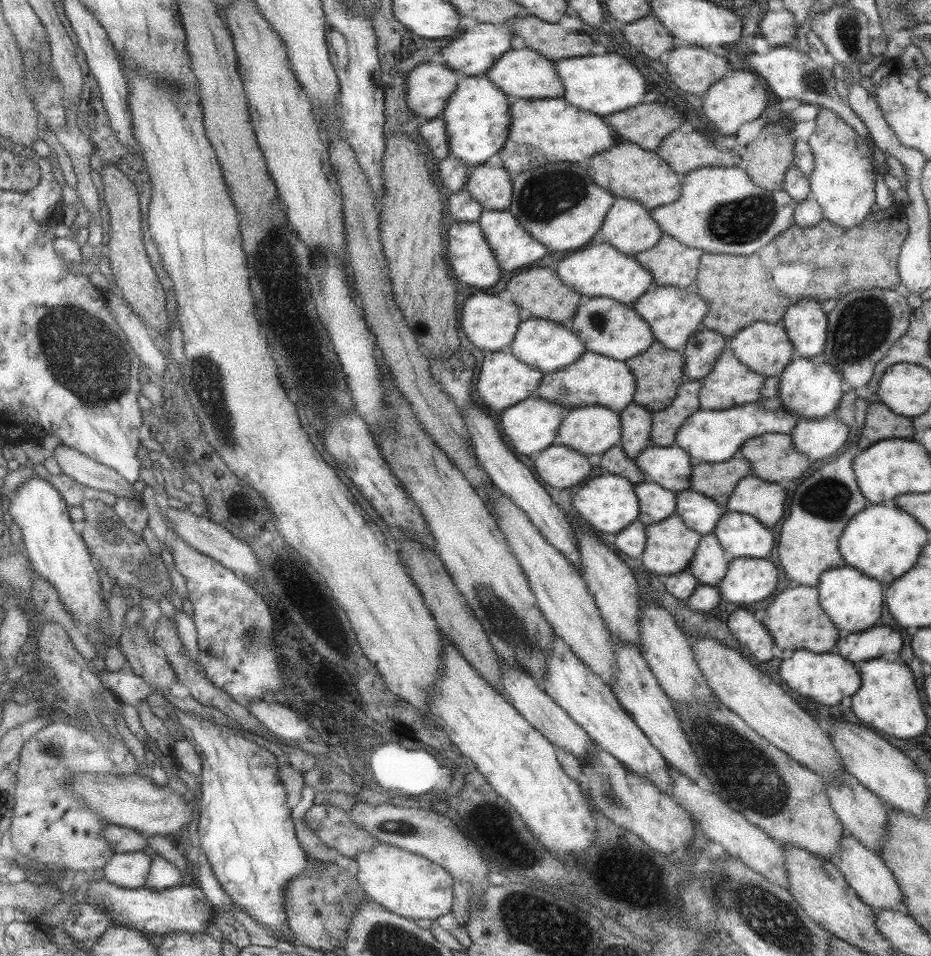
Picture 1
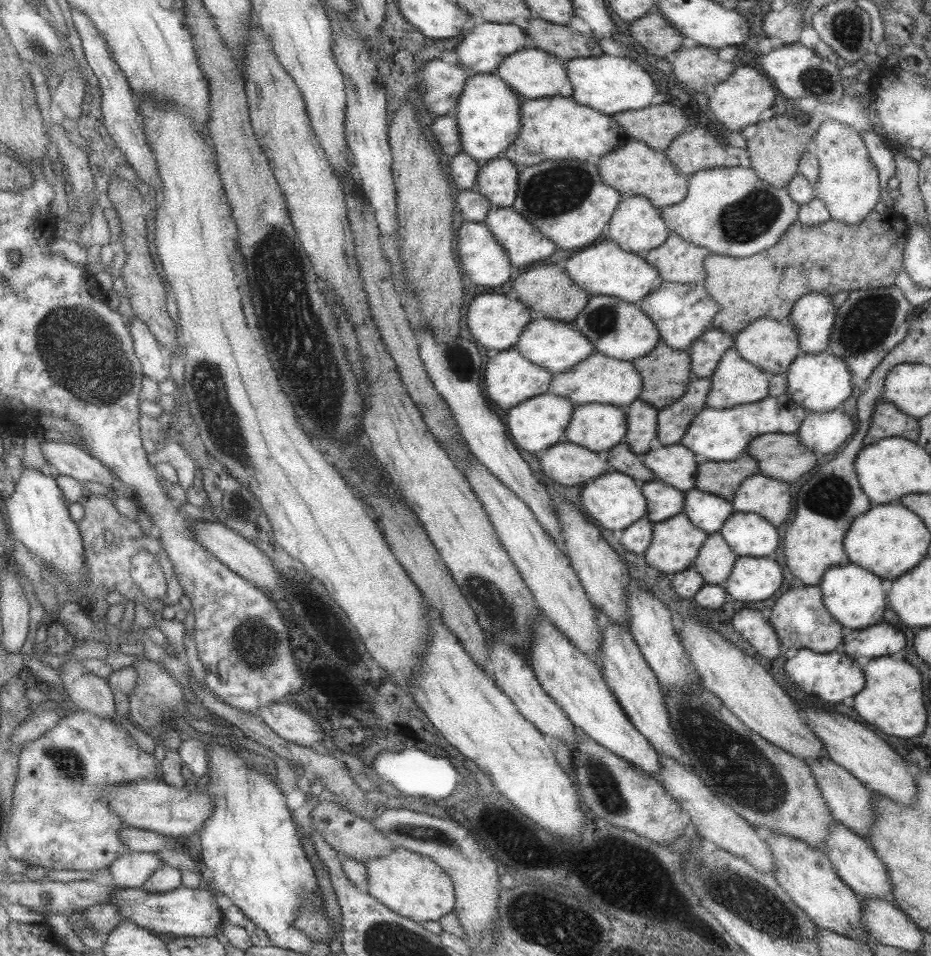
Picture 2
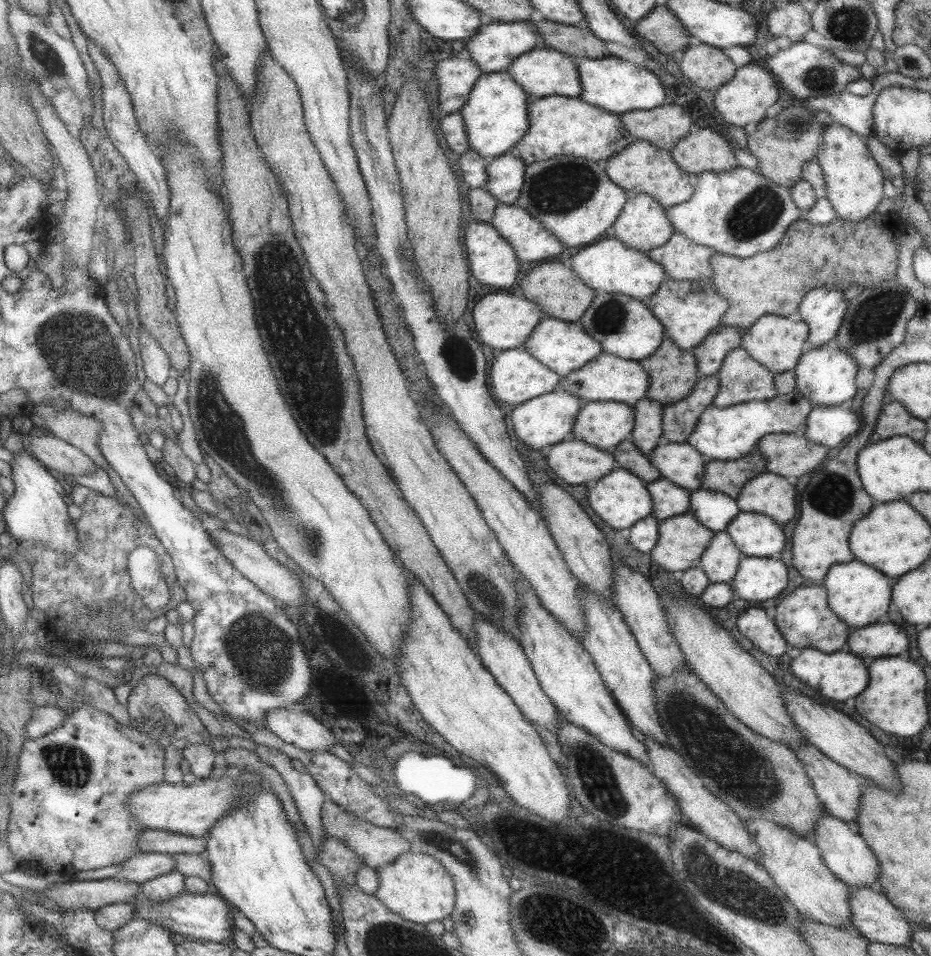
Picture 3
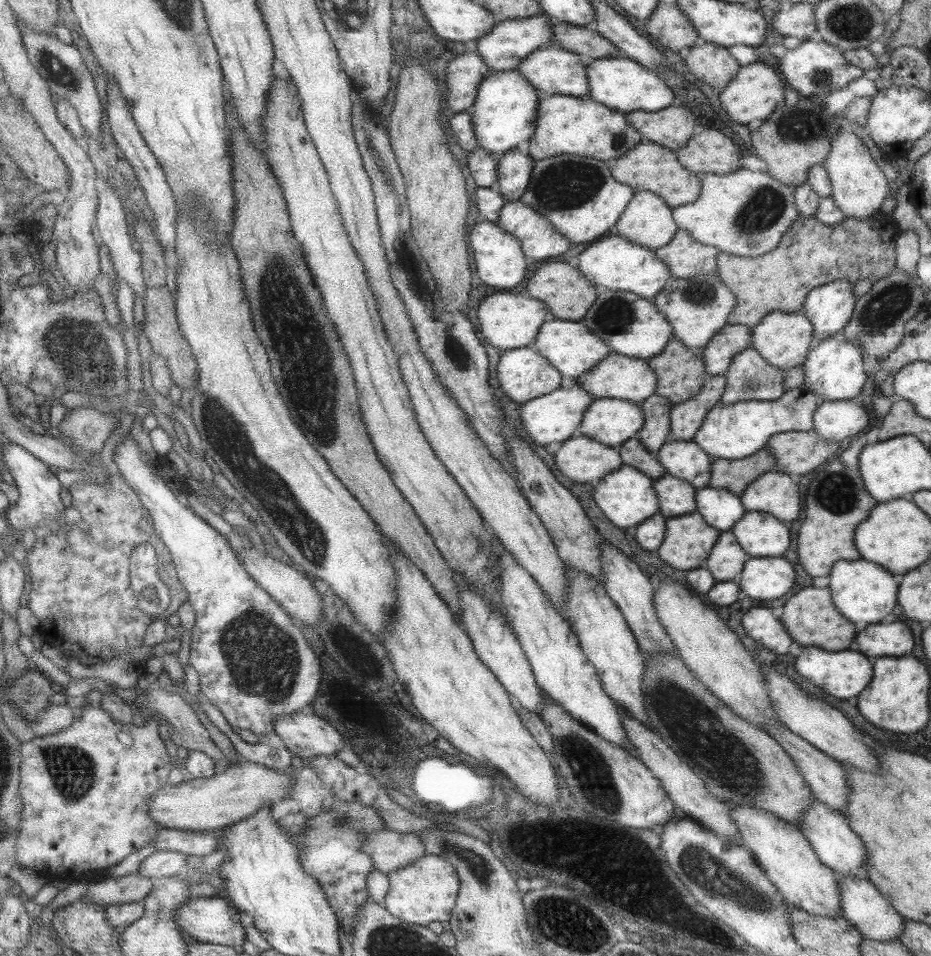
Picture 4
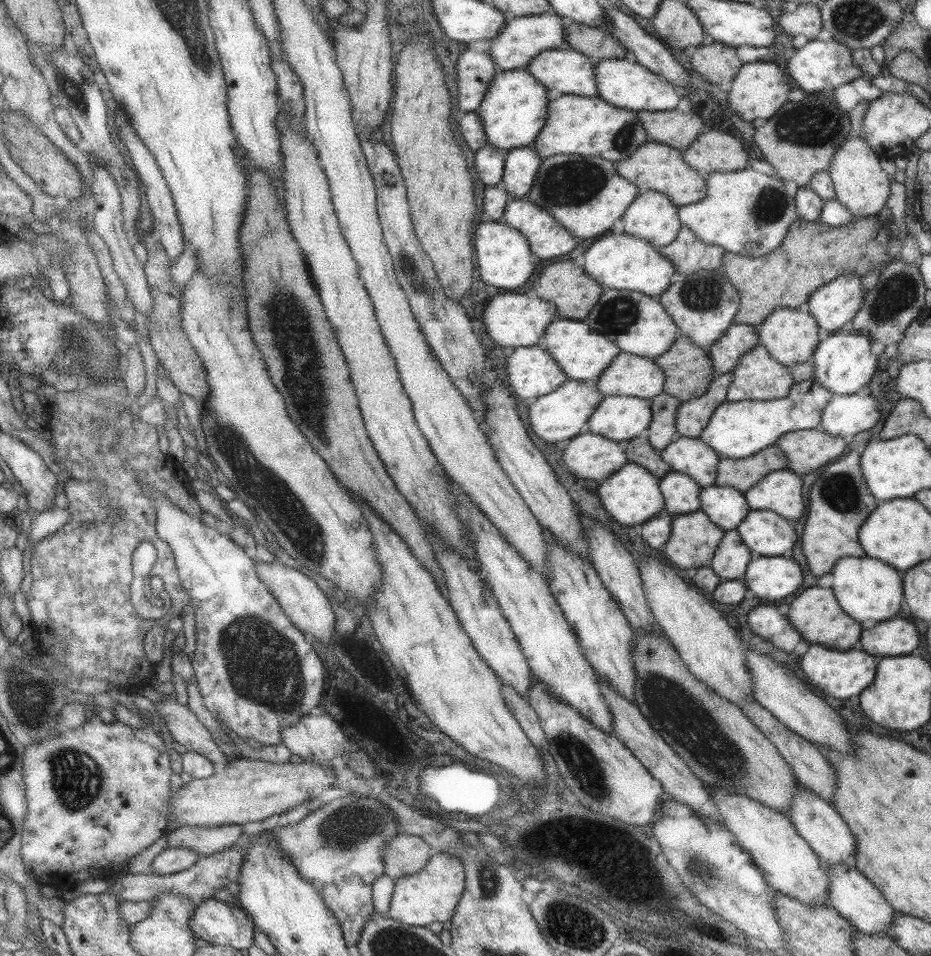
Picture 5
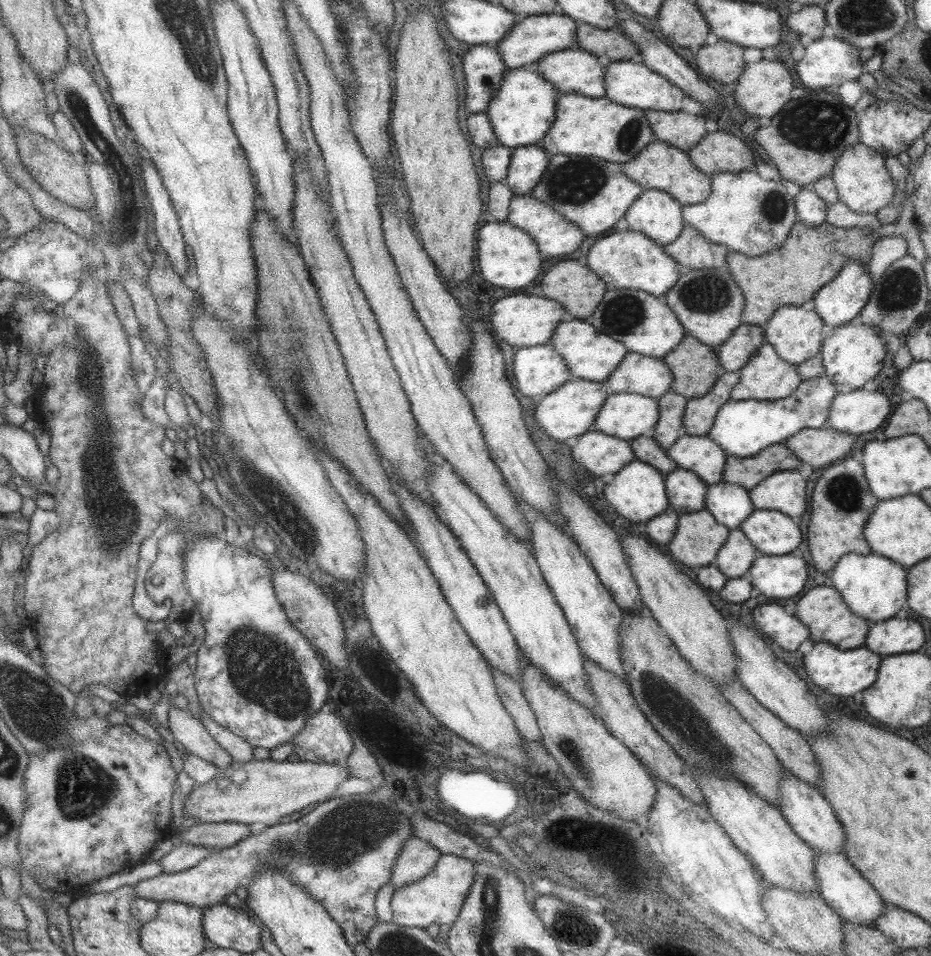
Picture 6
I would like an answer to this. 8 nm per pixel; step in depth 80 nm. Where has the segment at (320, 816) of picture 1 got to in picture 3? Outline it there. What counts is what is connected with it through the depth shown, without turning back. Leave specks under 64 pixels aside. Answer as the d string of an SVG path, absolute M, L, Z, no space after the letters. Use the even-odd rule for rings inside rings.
M330 798L323 805L321 816L324 830L355 852L368 867L385 866L400 854L411 851L409 843L401 838L401 835L397 834L395 830L381 828L364 820L354 819L350 813L340 808Z

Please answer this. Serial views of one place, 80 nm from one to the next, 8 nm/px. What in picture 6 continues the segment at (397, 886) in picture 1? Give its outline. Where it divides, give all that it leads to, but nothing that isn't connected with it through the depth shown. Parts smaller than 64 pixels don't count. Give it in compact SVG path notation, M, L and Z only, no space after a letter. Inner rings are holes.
M441 853L433 868L419 880L394 889L390 900L392 920L404 927L423 927L431 924L451 924L458 915L463 899L473 882L474 863L454 854Z

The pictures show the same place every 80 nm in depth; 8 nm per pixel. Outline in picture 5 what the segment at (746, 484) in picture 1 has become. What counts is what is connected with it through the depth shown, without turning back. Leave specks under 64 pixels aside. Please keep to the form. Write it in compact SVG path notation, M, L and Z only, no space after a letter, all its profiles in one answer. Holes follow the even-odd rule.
M787 468L771 471L748 488L743 496L751 511L773 511L790 523L795 523L805 508L801 496L801 480L800 475Z

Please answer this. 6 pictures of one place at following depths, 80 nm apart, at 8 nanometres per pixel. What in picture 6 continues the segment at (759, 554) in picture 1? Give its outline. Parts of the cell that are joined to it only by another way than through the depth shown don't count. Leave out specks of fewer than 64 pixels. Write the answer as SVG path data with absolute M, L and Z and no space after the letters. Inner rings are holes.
M753 509L738 529L764 555L789 554L801 542L797 520L779 511Z

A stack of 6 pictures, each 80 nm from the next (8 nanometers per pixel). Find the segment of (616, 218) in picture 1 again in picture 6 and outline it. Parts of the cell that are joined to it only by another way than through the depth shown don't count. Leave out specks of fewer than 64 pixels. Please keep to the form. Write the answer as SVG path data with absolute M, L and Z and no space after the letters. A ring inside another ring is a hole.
M643 189L624 217L628 230L640 232L663 247L673 242L685 225L682 208L666 192Z

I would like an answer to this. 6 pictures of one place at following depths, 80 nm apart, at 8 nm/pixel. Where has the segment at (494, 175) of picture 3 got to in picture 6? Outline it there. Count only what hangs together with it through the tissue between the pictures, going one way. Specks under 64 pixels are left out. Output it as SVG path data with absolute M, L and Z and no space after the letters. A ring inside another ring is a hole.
M537 144L516 147L511 154L507 176L503 183L514 195L527 195L541 180L543 170L547 168L547 162L549 162L549 156Z

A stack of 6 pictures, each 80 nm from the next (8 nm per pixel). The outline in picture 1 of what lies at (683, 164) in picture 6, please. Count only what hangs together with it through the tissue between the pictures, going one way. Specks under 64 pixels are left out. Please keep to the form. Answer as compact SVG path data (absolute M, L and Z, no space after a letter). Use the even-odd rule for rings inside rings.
M622 141L607 151L595 154L588 168L593 183L609 192L614 199L639 201L647 211L679 199L683 175L671 171L665 160L659 159L659 154L645 151L633 142Z

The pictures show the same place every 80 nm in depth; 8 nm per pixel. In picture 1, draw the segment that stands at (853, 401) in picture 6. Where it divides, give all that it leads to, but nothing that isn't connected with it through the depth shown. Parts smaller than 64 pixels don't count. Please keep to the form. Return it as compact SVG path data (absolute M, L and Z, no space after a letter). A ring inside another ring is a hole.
M832 412L821 419L799 419L792 428L790 440L796 451L804 454L810 462L817 462L817 460L827 462L827 458L847 442L847 432L849 432L847 426L841 424Z

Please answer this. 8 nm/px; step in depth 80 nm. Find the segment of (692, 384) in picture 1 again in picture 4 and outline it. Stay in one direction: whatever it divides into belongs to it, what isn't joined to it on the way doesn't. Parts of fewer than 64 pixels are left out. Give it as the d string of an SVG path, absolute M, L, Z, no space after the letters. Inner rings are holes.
M725 375L707 376L701 388L690 398L674 403L669 411L669 436L675 440L692 440L695 431L703 424L705 413L720 399L725 388Z

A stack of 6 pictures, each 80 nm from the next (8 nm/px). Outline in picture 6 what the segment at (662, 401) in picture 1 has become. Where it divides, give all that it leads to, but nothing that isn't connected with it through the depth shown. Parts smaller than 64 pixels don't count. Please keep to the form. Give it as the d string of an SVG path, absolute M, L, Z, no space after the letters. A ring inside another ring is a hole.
M685 335L671 352L659 358L672 376L669 391L687 399L703 396L723 370L718 366L715 348Z

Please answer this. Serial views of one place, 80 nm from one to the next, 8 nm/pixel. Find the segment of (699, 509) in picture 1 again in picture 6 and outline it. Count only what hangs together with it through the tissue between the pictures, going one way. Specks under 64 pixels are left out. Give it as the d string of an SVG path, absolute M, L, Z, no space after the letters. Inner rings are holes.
M721 481L717 484L708 485L704 496L704 509L708 510L719 524L723 524L731 530L737 529L754 508L745 488L738 484Z

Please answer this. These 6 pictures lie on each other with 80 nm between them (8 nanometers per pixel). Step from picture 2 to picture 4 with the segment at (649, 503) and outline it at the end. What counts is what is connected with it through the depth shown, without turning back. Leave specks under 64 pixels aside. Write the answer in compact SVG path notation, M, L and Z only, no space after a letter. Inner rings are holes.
M665 473L653 480L652 487L657 497L658 513L665 518L694 511L696 489L687 481Z

